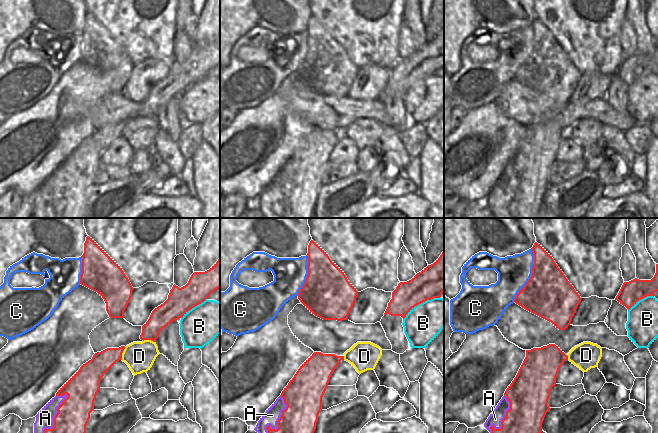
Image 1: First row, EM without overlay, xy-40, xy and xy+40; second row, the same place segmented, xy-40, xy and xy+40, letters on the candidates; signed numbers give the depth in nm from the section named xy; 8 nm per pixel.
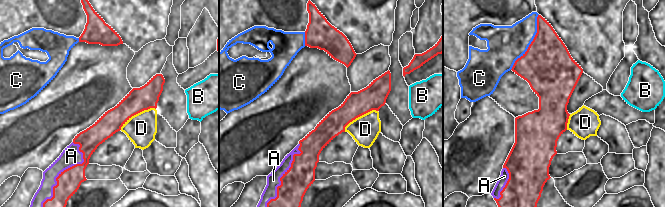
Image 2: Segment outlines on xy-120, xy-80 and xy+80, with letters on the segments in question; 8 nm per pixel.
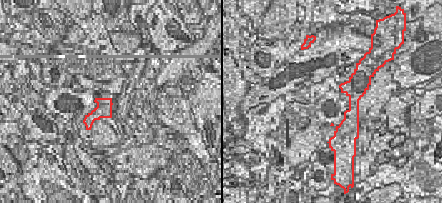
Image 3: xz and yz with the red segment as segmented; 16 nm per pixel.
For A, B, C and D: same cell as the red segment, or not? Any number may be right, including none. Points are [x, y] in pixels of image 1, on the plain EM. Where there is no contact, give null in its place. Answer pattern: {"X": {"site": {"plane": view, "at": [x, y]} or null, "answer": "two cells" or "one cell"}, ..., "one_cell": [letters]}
{"A": {"site": {"plane": "xy-40", "at": [54, 196]}, "answer": "two cells"}, "B": {"site": {"plane": "xy", "at": [421, 78]}, "answer": "two cells"}, "C": {"site": {"plane": "xy+40", "at": [531, 51]}, "answer": "two cells"}, "D": {"site": {"plane": "xy-40", "at": [149, 115]}, "answer": "two cells"}, "one_cell": []}

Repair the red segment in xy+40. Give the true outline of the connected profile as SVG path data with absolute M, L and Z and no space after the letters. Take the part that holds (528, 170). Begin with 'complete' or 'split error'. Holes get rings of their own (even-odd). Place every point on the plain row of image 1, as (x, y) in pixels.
complete; M549 120L541 124L526 126L526 133L512 159L506 165L504 172L510 179L510 185L501 198L502 203L495 205L492 201L491 212L495 218L536 218L541 207L546 189L551 185L548 181L550 167L556 161L558 147L568 132L555 120Z

